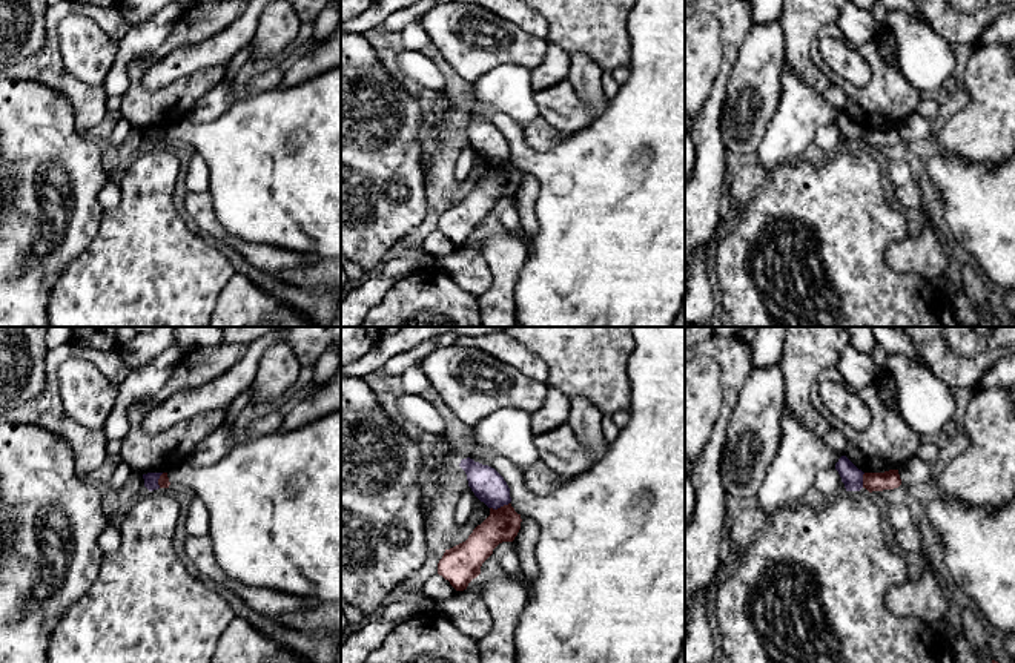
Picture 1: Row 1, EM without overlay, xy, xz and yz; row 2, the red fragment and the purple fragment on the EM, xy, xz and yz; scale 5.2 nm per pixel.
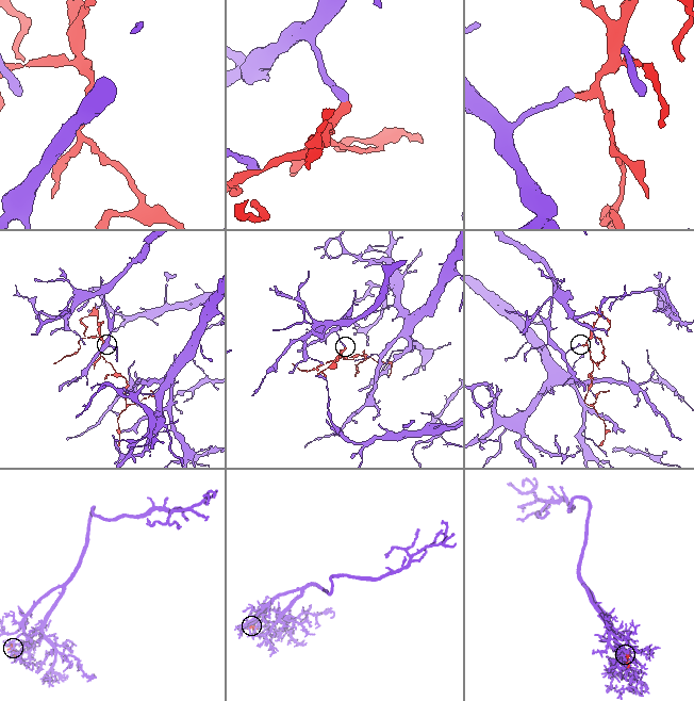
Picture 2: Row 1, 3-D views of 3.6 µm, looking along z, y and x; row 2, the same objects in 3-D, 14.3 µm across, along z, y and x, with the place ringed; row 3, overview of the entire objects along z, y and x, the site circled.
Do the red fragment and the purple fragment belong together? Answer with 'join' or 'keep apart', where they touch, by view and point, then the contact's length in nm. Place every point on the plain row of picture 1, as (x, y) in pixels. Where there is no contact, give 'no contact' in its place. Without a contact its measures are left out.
keep apart; contact xz (501, 163); length 110 nm

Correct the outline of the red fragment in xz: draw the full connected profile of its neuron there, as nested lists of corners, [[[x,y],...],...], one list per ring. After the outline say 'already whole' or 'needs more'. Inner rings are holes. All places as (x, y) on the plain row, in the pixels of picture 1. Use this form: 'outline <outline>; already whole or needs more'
outline [[[511,160],[498,166],[490,164],[490,172],[478,181],[468,195],[445,206],[438,219],[438,230],[456,247],[467,246],[468,239],[481,230],[482,219],[502,198],[513,198],[521,186],[521,170]]]; already whole

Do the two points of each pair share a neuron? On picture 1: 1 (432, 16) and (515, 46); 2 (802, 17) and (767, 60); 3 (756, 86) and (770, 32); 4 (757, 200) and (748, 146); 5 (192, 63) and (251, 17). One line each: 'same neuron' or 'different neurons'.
1: same neuron
2: different neurons
3: same neuron
4: different neurons
5: same neuron

